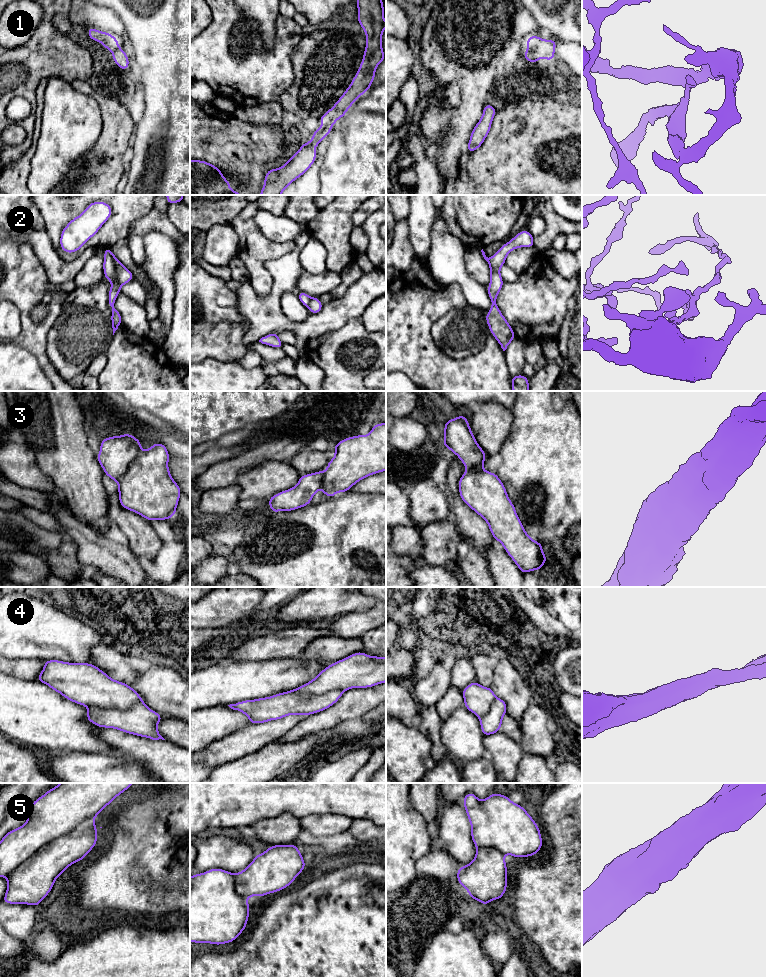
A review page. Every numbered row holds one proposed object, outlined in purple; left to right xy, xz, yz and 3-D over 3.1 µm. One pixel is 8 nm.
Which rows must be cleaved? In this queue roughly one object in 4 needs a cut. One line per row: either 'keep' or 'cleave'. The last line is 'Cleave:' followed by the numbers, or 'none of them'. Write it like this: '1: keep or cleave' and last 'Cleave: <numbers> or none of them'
1: keep
2: cleave
3: keep
4: keep
5: keep
Cleave: 2

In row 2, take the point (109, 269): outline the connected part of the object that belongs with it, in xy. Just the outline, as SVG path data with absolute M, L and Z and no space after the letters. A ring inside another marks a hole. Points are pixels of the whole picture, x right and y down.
M105 247L104 261L103 261L104 277L106 280L113 282L108 293L108 305L112 310L111 323L113 328L113 335L120 326L120 324L122 323L122 316L120 312L115 309L114 306L115 300L119 295L119 293L121 292L121 285L118 283L114 260L115 256L111 248Z

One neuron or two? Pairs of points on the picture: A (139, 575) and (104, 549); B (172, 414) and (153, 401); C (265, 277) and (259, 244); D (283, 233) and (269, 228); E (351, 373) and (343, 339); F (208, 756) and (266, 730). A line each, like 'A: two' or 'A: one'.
A: one
B: one
C: one
D: one
E: one
F: one

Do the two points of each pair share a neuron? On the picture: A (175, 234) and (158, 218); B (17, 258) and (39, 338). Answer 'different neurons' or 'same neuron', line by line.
A: same neuron
B: same neuron

